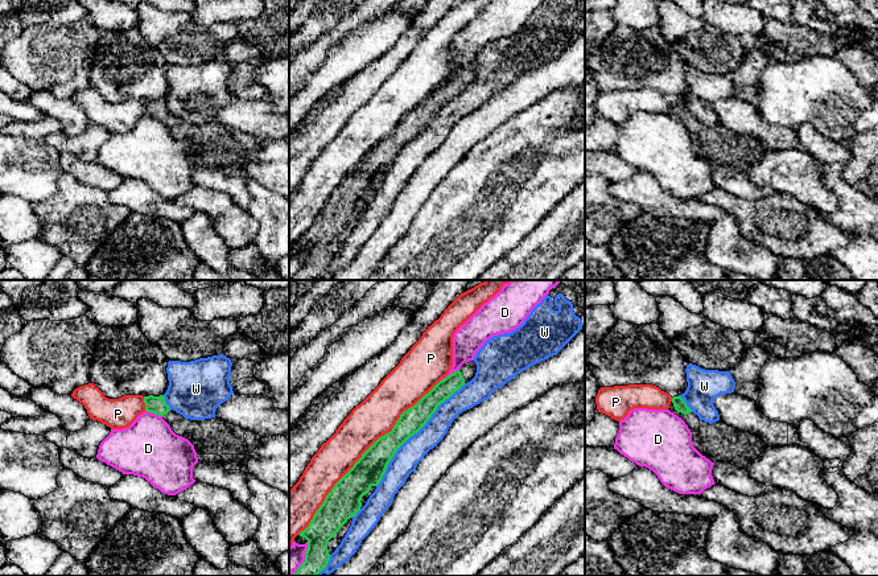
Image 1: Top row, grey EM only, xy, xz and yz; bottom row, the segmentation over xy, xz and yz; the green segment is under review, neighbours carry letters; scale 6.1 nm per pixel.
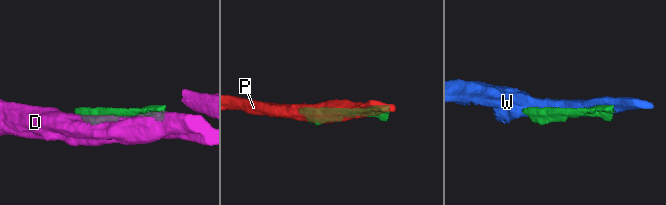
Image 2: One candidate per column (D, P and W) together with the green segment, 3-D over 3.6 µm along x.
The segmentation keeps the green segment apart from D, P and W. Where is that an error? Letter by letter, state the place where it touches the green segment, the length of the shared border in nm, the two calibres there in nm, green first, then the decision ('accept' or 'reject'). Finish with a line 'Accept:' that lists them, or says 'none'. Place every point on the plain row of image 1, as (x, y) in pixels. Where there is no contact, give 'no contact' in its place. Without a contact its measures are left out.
D: contact xz (450, 78); length 130 nm; calibres 120 and 180 nm; reject
P: contact xz (363, 157); length 1300 nm; calibres 190 and 240 nm; reject
W: contact xz (415, 136); length 850 nm; calibres 150 and 150 nm; reject
Accept: none

